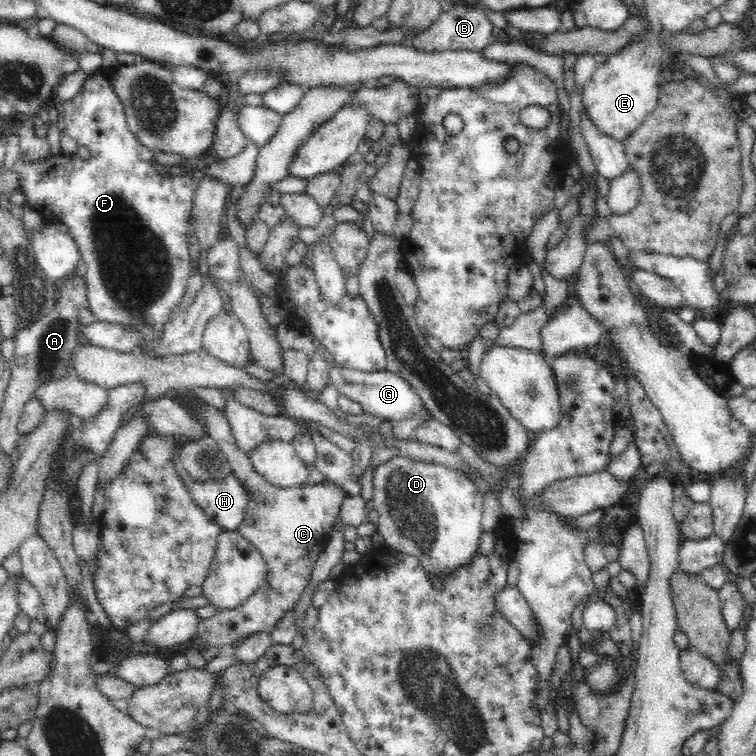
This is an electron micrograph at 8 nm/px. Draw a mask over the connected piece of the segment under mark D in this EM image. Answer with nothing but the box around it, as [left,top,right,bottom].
[371,454,484,589]

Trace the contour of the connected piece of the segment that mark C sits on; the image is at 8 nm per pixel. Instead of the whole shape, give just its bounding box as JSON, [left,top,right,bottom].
[184,397,348,653]

